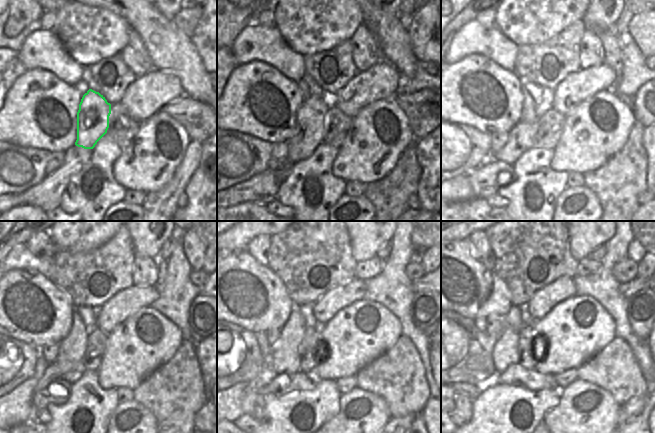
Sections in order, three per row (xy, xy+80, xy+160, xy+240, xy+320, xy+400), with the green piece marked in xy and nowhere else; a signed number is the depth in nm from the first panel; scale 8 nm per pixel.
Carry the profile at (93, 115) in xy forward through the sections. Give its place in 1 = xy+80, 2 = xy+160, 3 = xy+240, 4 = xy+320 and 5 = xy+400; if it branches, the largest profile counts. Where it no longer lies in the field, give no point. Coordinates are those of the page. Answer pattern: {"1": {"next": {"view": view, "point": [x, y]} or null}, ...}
{"1": {"next": {"view": "xy+80", "point": [310, 129]}}, "2": {"next": {"view": "xy+160", "point": [522, 137]}}, "3": {"next": {"view": "xy+240", "point": [53, 371]}}, "4": {"next": {"view": "xy+320", "point": [254, 389]}}, "5": {"next": {"view": "xy+400", "point": [465, 392]}}}

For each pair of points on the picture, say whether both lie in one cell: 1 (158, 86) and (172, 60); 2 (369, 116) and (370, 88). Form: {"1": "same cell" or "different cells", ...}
{"1": "different cells", "2": "different cells"}

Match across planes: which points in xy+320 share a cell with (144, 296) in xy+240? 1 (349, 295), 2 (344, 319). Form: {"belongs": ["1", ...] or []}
{"belongs": ["1"]}

